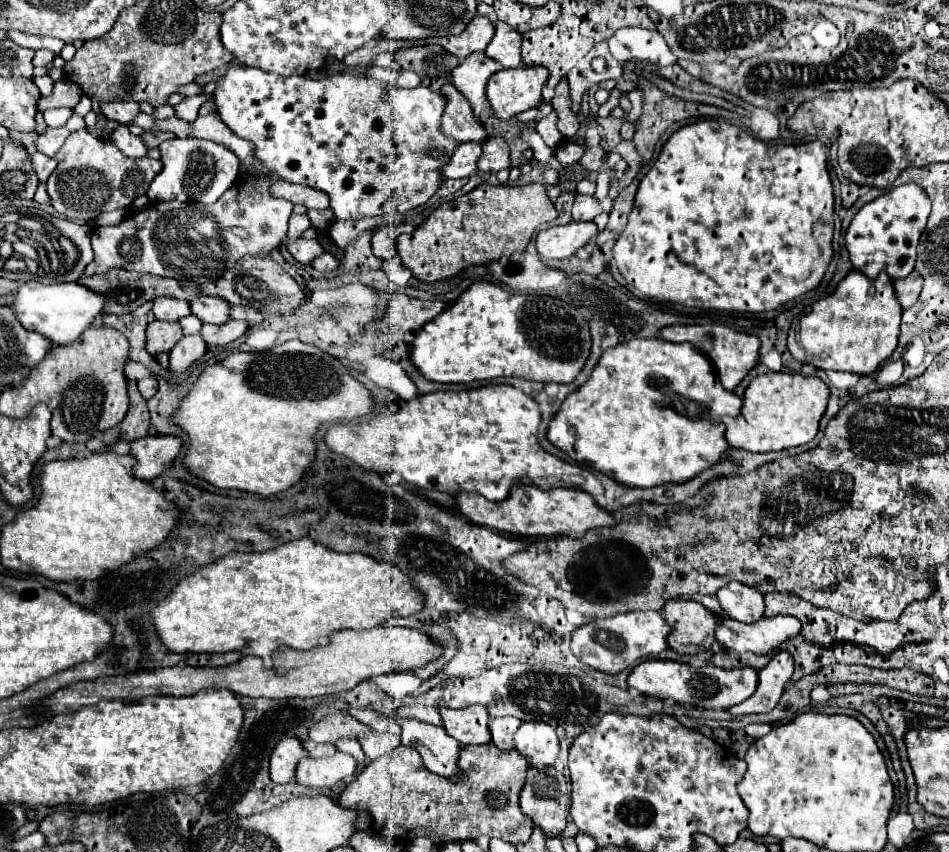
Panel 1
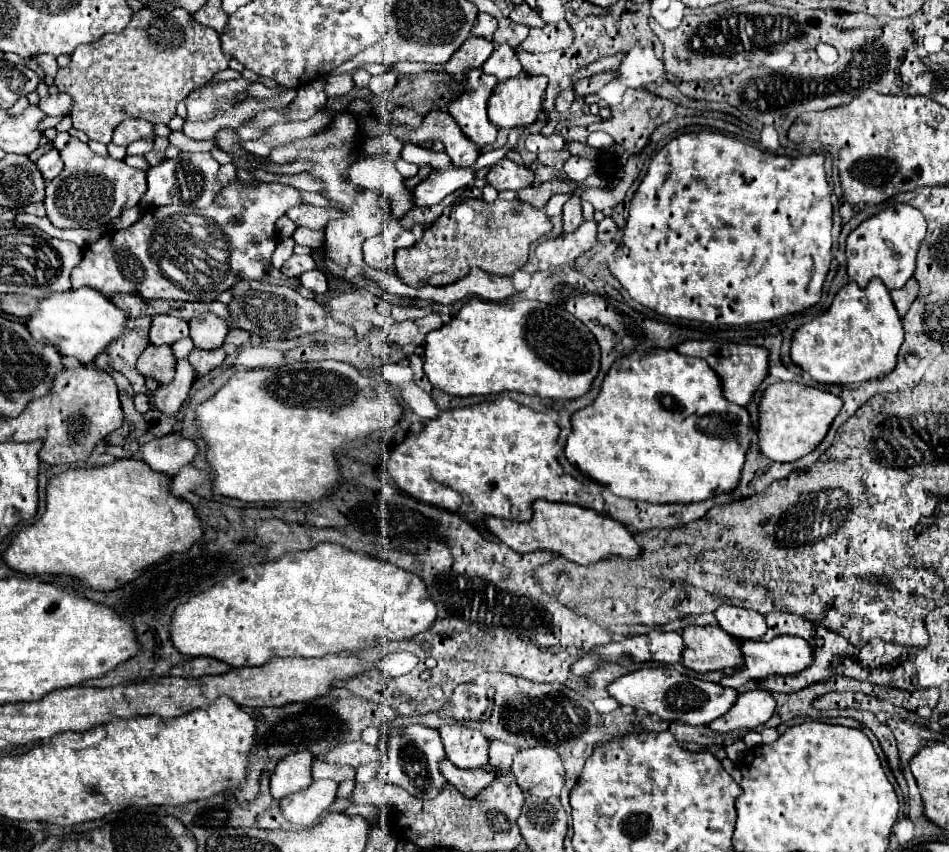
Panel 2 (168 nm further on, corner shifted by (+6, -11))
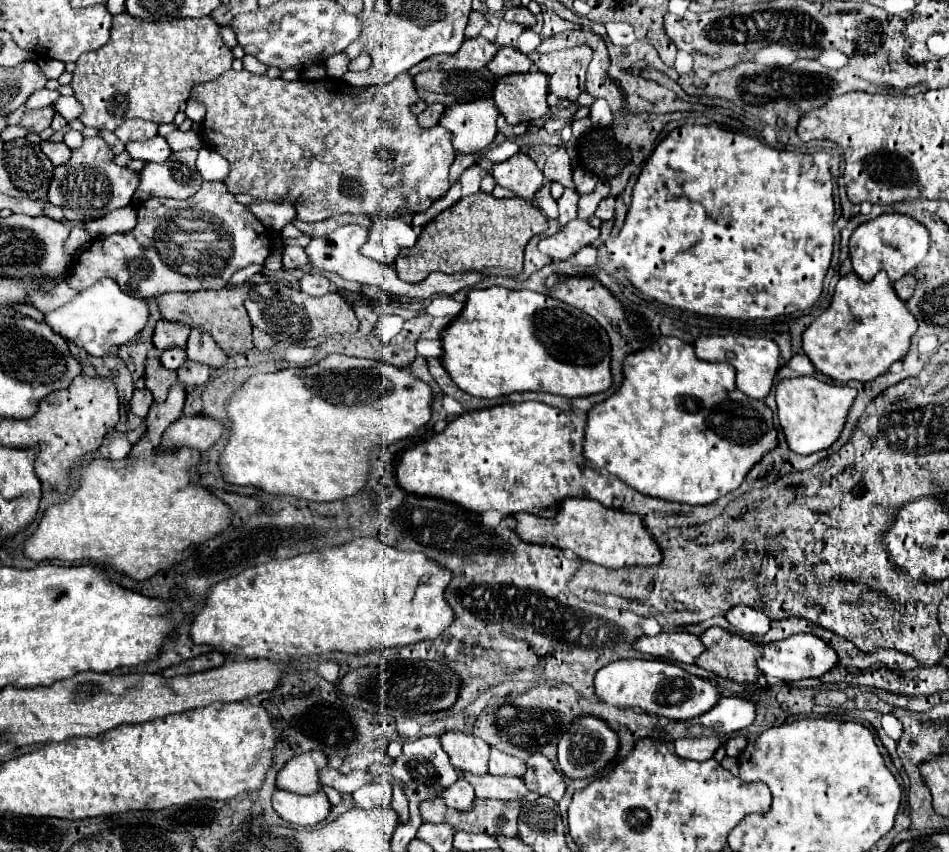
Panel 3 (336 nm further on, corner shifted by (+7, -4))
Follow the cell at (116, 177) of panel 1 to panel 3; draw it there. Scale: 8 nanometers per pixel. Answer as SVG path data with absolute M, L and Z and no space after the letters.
M84 139L80 149L72 151L72 157L54 169L54 179L48 191L48 201L64 209L66 219L76 221L92 221L114 209L122 209L130 203L140 179L138 173L128 171L126 167L118 167L114 161L114 153L106 145L104 139Z

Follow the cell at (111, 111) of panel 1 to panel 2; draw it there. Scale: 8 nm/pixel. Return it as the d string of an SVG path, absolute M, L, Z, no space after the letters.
M125 118L113 132L113 142L115 144L131 144L139 138L145 138L145 136L151 136L153 134L153 124L149 124L147 120L141 120L141 118Z

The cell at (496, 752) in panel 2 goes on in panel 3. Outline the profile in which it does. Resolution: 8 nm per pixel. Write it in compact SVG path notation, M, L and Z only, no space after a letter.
M492 749L490 753L490 771L492 775L512 775L512 777L522 777L526 771L524 761L516 759L516 757L508 757L506 753L500 753L496 749Z

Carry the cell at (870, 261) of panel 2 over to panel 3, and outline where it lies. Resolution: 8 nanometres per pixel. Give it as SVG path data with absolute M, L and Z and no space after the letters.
M884 213L872 221L862 223L850 237L850 259L854 271L864 281L872 281L878 271L886 271L892 281L912 273L928 253L928 231L916 219L898 213Z

